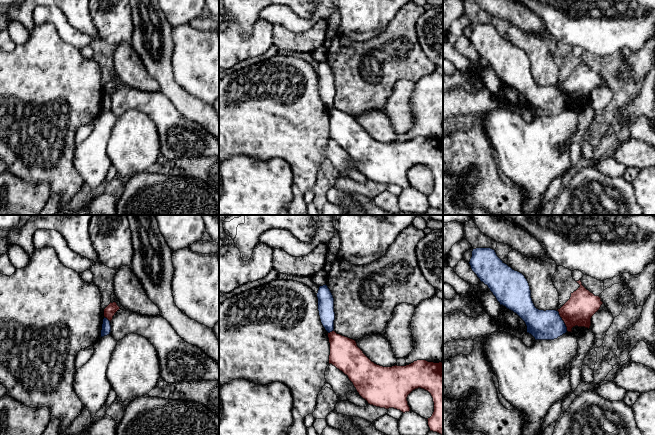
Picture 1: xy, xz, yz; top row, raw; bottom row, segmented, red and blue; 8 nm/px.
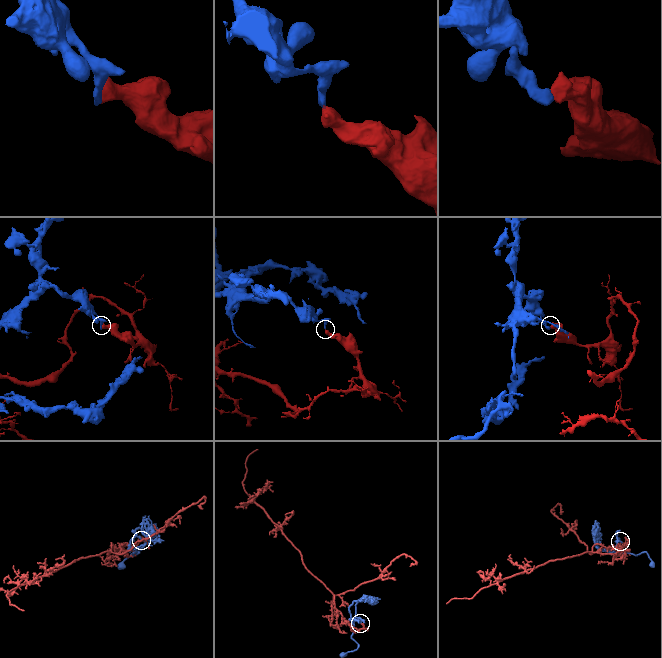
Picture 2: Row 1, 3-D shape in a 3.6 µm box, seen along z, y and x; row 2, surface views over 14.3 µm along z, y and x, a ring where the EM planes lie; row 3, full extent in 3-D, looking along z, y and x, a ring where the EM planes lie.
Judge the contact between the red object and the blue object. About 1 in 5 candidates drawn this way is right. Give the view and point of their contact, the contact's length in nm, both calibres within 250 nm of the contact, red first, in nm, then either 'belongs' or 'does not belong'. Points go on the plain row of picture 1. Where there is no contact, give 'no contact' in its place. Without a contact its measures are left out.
meets red in yz at (563, 96); contact 180 nm long; 240 nm thick on the red side, 240 nm on the other; does not belong

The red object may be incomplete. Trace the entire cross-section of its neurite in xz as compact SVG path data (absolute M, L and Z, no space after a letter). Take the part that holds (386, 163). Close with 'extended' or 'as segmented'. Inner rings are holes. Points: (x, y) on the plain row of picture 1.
M335 107L328 109L330 119L329 140L348 152L359 171L368 180L380 184L394 184L401 188L409 188L407 173L415 165L421 164L428 167L434 178L434 188L428 194L430 207L443 211L443 139L417 136L406 142L383 143L372 138L357 122L355 116L337 110Z; as segmented

